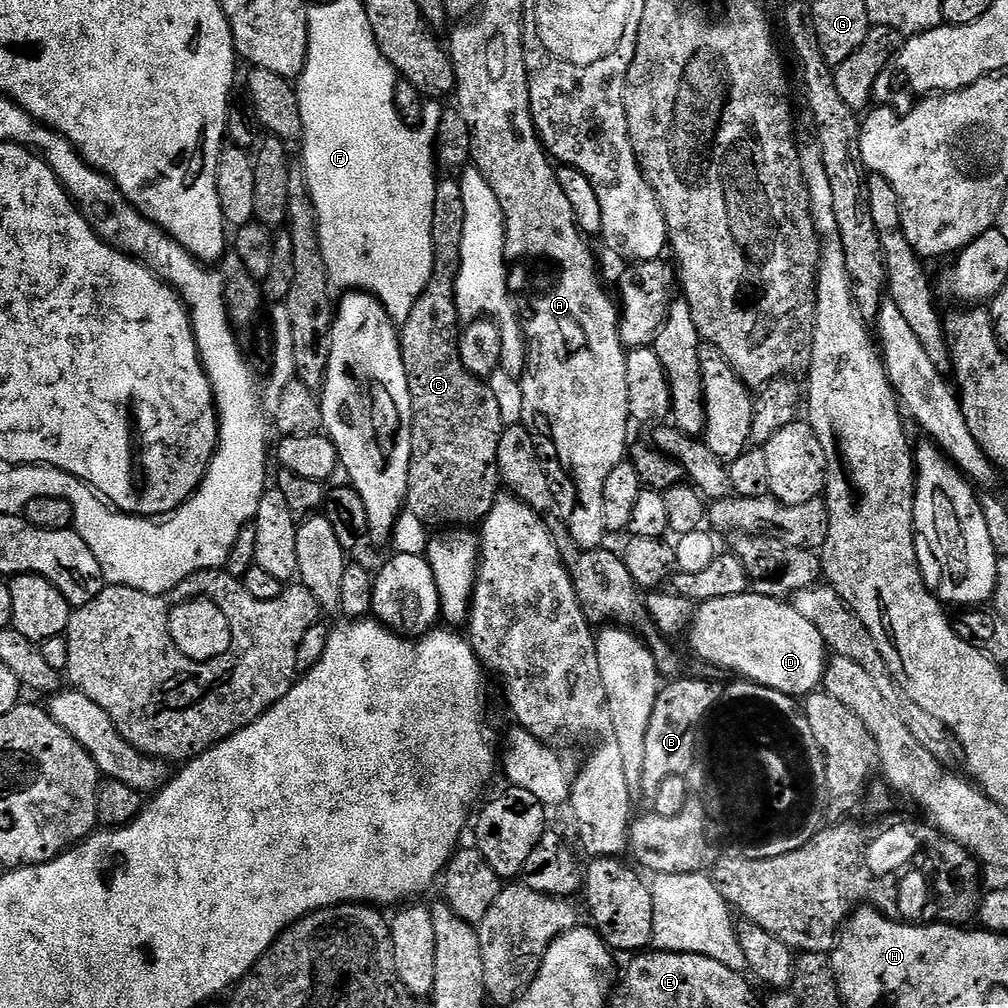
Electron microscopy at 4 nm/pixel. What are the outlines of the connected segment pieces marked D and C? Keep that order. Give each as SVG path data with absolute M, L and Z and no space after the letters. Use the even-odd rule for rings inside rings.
M751 590L734 598L714 598L699 605L693 611L690 627L686 632L687 638L696 651L697 661L712 664L718 670L724 671L725 668L728 672L737 672L738 675L745 676L745 681L761 684L795 698L803 698L823 685L824 670L830 659L822 634L818 634L818 629L807 618L802 618L798 610L794 610L791 602L760 596Z
M441 179L436 186L434 214L432 215L432 273L422 290L422 294L414 302L410 314L402 321L398 328L400 353L402 354L402 362L406 366L408 389L410 390L410 398L412 399L412 449L410 450L410 474L408 475L406 508L407 511L417 515L421 522L427 526L433 526L433 524L442 524L438 526L479 525L490 514L490 510L496 505L496 497L501 495L502 492L502 481L500 479L500 471L498 470L498 442L502 438L505 429L505 425L502 422L502 413L498 408L498 401L494 398L494 393L488 383L481 379L481 377L470 374L470 370L466 370L466 366L462 366L462 358L460 357L460 334L462 328L460 325L460 315L456 309L455 280L459 272L462 230L463 206L459 179Z

